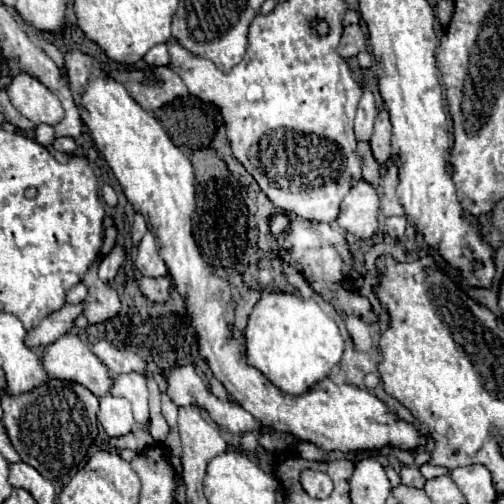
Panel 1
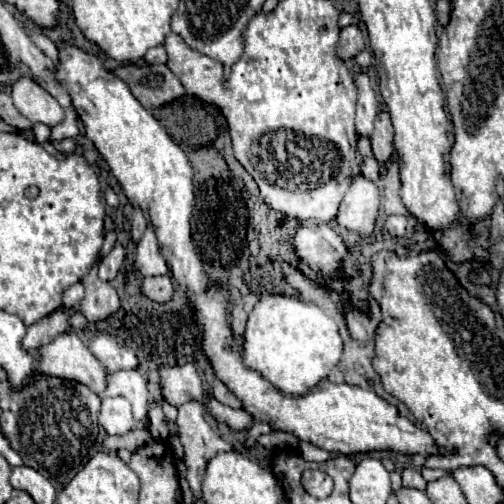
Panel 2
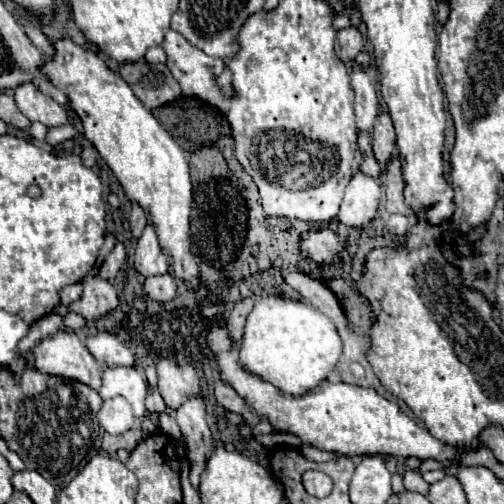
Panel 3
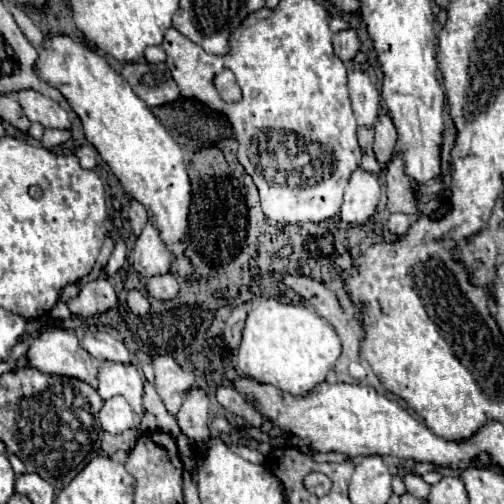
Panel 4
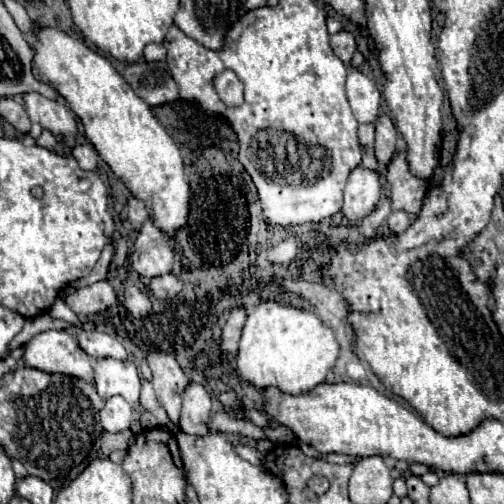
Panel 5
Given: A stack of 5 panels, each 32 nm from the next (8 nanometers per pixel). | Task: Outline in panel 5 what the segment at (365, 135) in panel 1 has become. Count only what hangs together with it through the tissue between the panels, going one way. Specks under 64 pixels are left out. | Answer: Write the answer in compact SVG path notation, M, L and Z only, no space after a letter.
M350 70L346 78L346 96L358 122L374 122L380 112L380 92L360 70Z

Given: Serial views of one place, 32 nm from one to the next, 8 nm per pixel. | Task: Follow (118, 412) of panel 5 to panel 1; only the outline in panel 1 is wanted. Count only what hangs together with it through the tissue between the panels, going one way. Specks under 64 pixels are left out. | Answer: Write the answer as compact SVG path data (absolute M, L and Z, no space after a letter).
M104 396L100 398L98 422L106 430L108 436L124 436L134 428L134 418L128 400L118 396Z

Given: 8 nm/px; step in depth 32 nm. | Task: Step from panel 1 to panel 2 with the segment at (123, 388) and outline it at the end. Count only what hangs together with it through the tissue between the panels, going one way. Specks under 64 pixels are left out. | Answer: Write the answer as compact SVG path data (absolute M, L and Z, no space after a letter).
M140 370L106 372L106 388L102 398L124 396L130 400L134 418L144 422L148 418L148 378Z

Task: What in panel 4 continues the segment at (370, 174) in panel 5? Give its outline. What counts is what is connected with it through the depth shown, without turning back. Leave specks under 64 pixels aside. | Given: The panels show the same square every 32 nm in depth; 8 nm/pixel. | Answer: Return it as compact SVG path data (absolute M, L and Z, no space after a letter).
M358 168L352 172L348 186L344 190L340 218L348 224L364 224L364 220L368 220L376 212L378 200L380 200L378 176Z

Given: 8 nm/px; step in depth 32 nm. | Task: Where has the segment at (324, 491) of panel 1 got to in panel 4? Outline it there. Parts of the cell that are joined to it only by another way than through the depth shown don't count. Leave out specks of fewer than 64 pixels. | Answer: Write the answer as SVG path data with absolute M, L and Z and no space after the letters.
M318 472L308 474L306 480L304 480L304 484L306 484L306 488L308 488L312 494L316 494L316 496L324 496L324 494L330 490L330 486L332 486L332 482L330 482L324 474L318 474Z

